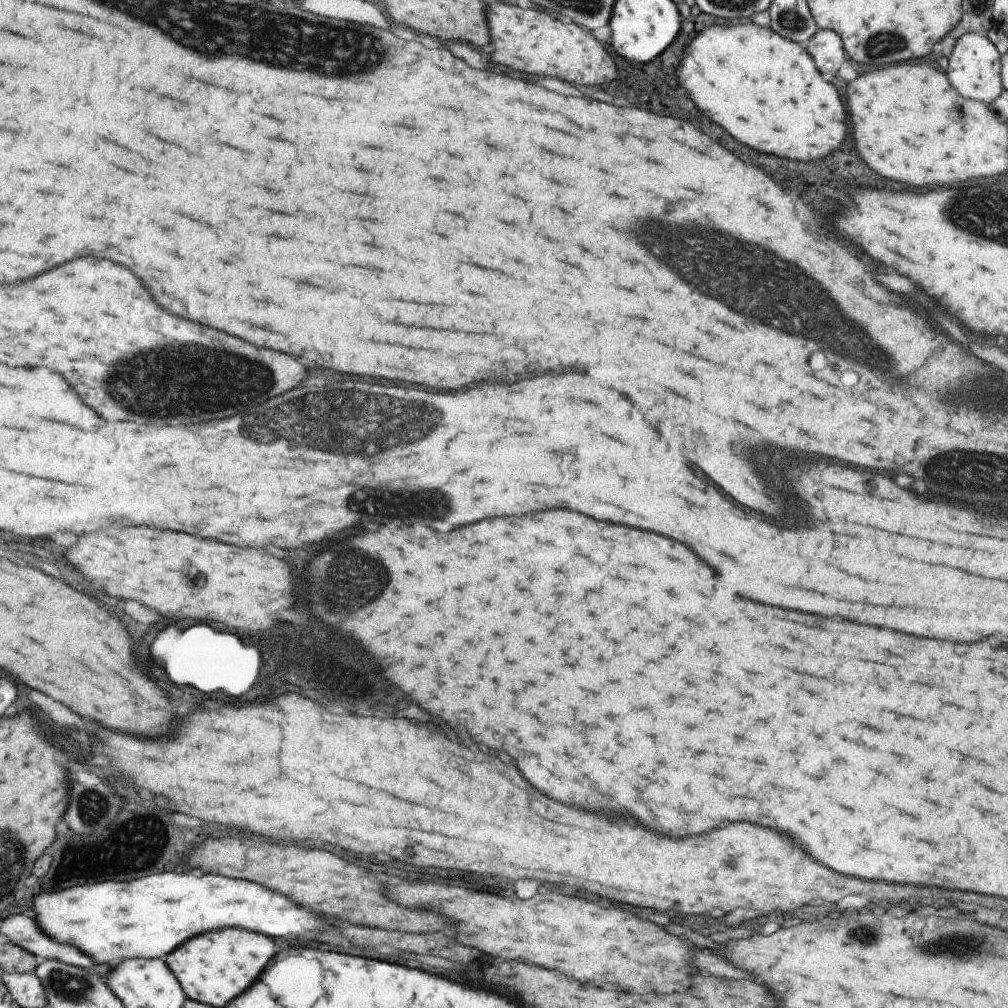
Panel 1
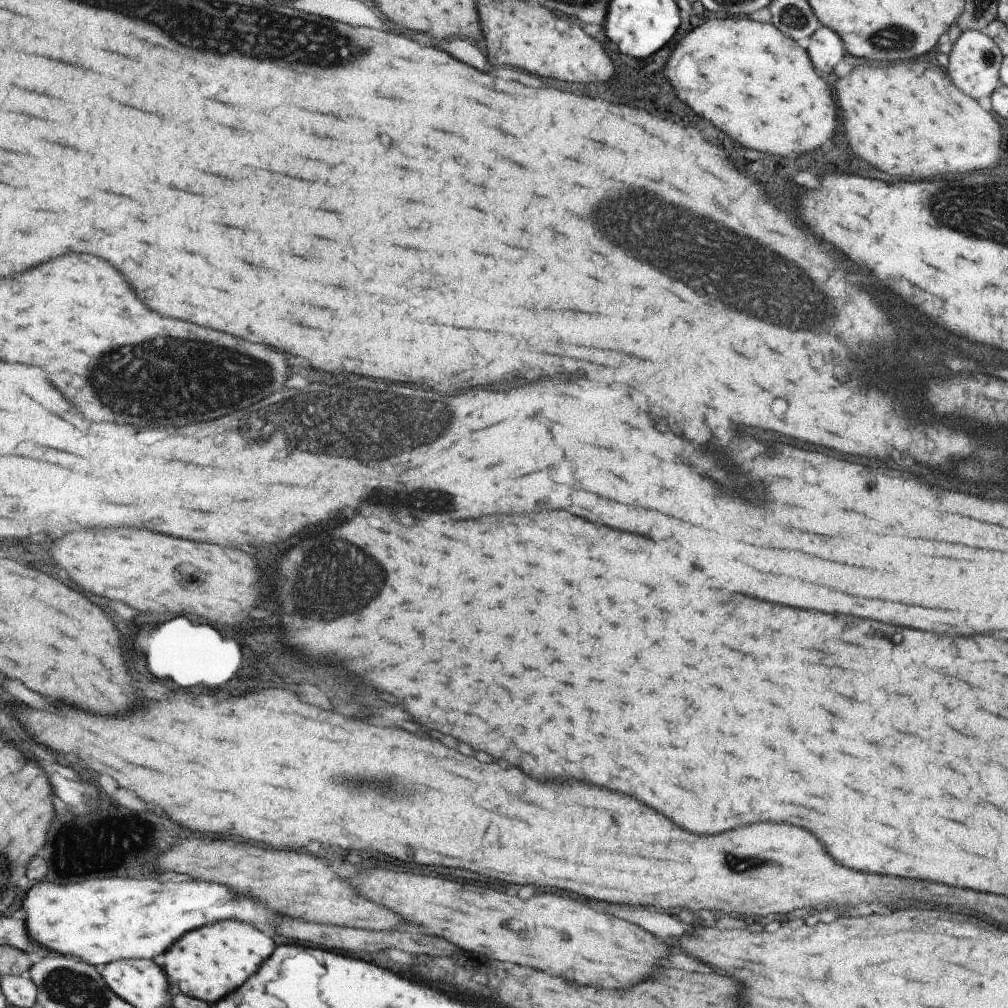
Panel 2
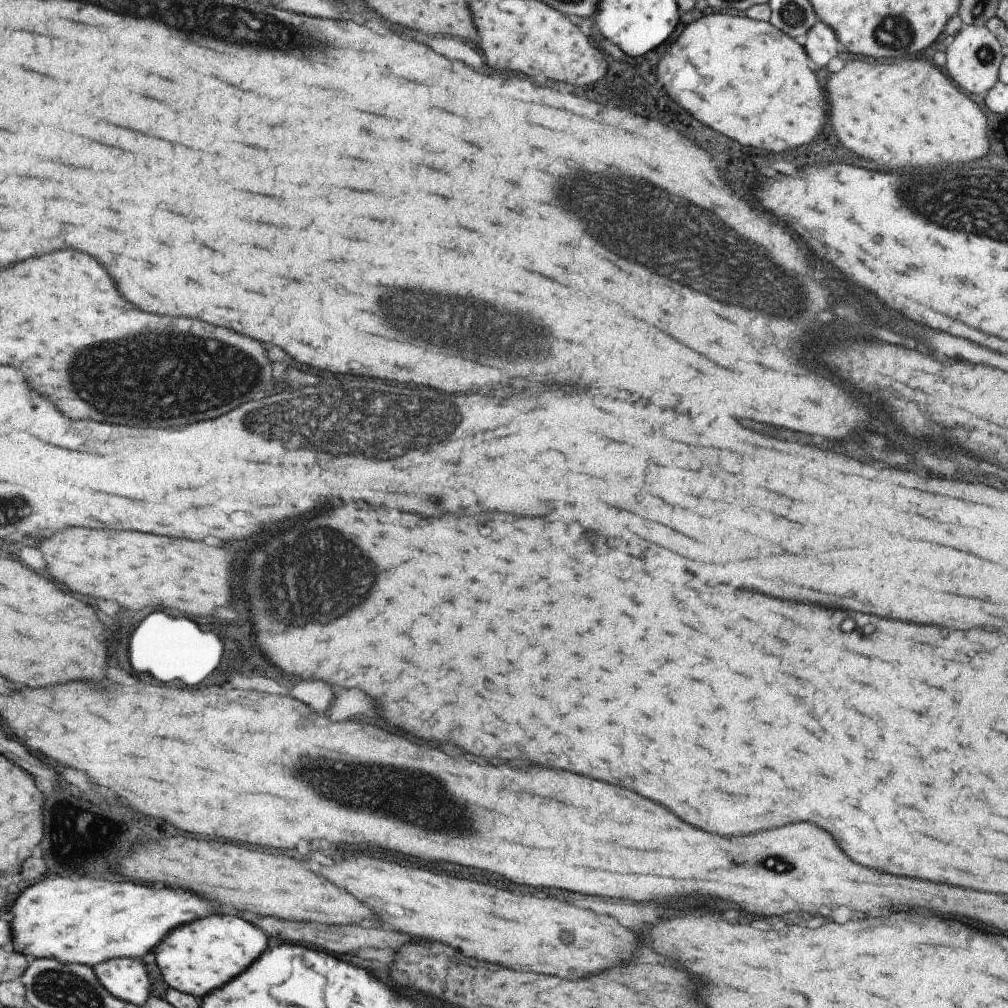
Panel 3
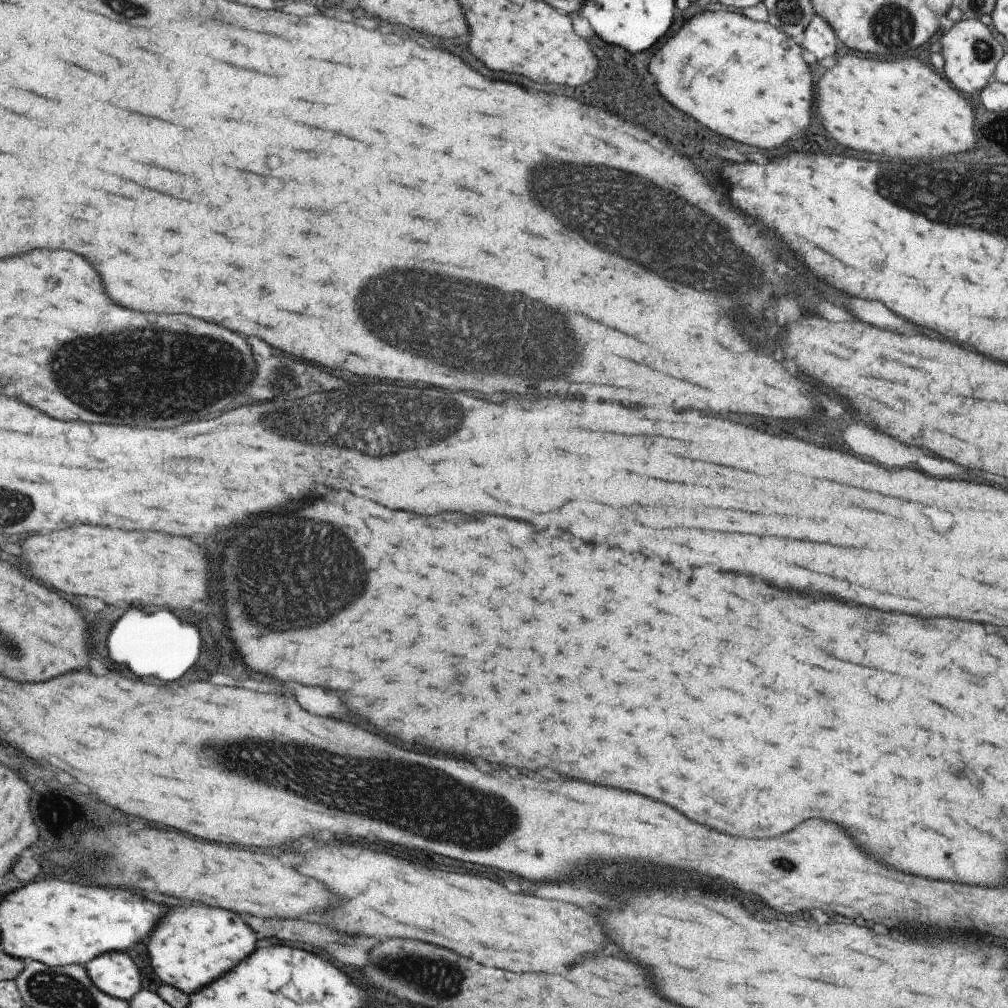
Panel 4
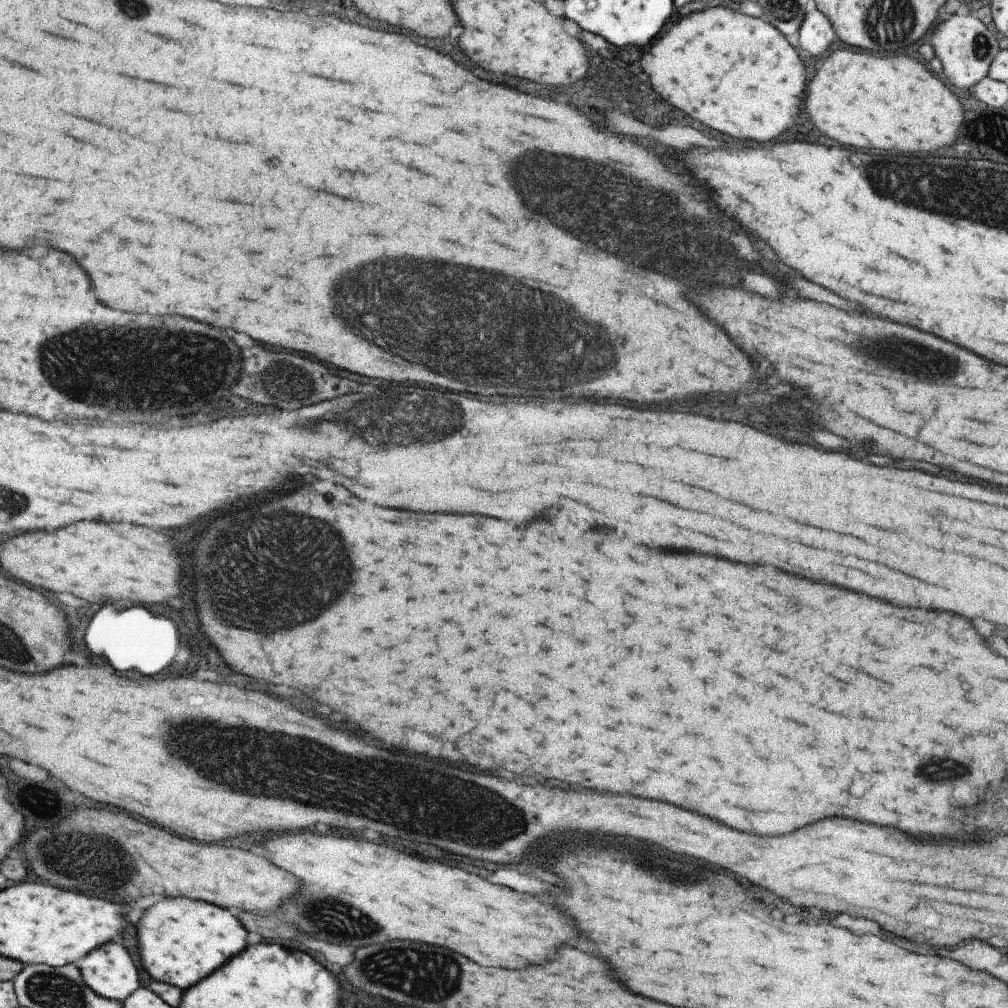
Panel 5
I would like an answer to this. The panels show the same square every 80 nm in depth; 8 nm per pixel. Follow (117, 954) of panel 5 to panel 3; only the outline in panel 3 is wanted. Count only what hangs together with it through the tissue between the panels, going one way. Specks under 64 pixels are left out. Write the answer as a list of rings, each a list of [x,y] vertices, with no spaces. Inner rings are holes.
[[[117,957],[95,965],[93,970],[115,998],[134,1003],[136,1007],[145,1005],[151,998],[147,972],[137,959]]]

